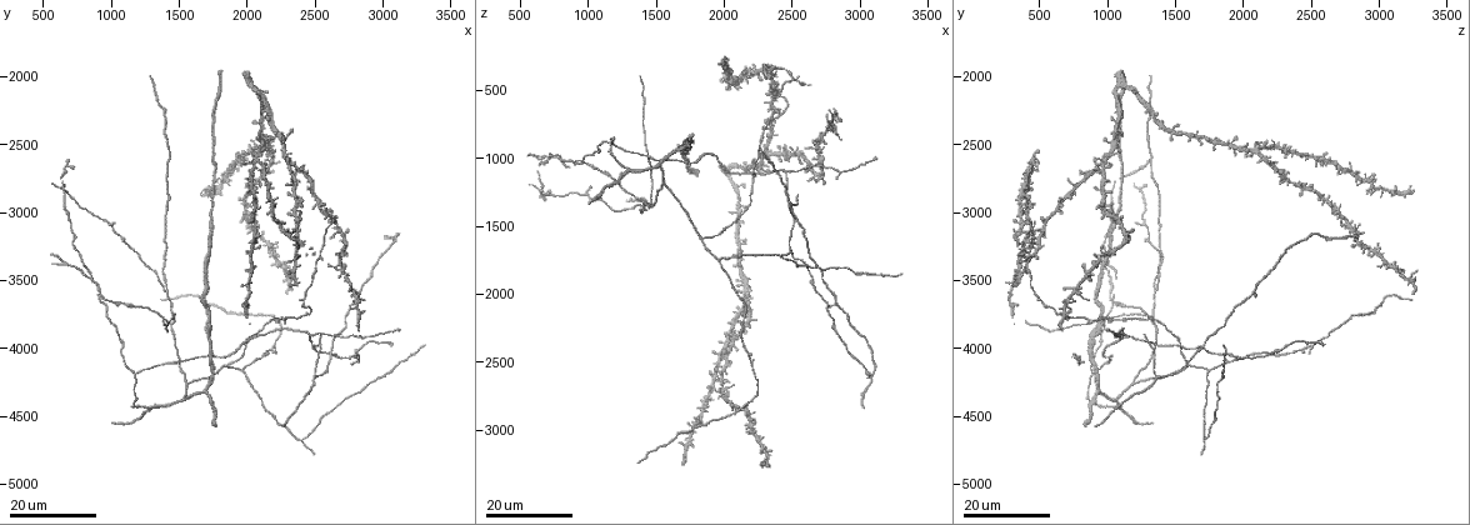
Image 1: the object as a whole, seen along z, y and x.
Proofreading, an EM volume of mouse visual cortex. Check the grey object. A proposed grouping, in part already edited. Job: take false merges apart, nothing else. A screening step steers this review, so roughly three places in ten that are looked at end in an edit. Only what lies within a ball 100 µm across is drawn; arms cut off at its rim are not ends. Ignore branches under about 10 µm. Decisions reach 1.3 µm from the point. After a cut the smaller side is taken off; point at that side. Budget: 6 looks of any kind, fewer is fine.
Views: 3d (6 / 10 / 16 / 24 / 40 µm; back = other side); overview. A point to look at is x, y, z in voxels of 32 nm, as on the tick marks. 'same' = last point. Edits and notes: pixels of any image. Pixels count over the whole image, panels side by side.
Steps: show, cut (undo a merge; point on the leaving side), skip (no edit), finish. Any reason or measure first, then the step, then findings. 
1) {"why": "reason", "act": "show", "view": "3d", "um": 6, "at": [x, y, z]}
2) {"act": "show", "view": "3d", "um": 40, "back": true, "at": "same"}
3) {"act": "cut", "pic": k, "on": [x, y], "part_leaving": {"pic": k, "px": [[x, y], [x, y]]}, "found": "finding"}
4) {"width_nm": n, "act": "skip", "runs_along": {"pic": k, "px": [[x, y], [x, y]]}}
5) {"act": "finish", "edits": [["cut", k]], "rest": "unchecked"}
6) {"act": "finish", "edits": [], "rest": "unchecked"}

{"why": "three-way junction", "act": "show", "view": "3d", "um": 16, "at": [1160, 4180, 900]}

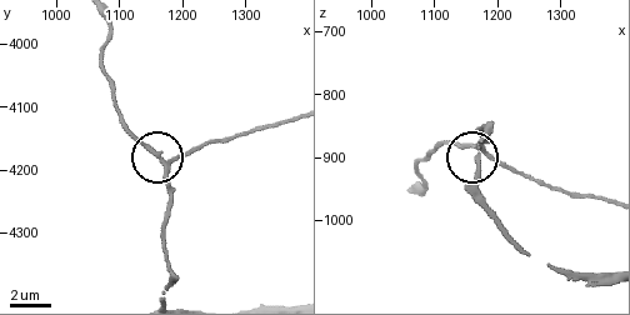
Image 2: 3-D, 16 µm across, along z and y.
{"why": "zoom in", "act": "show", "view": "3d", "um": 10, "at": "same"}

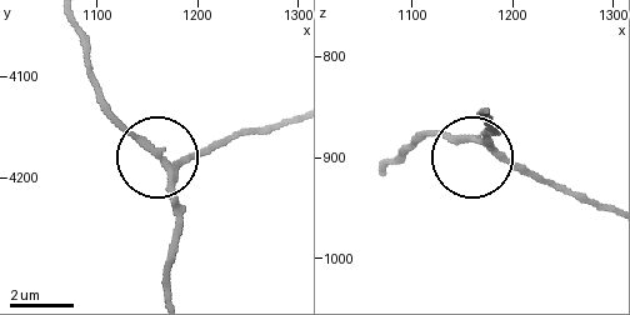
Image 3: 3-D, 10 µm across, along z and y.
{"act": "show", "view": "3d", "um": 10, "back": true, "at": [1174, 4186, 888]}

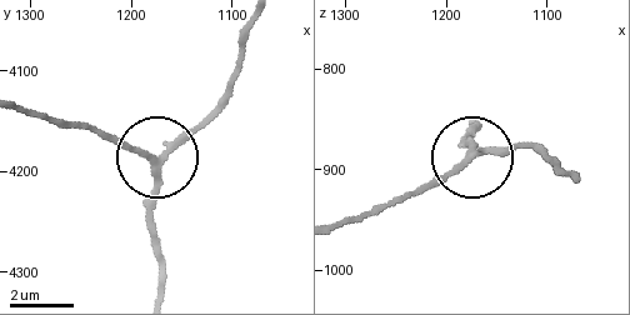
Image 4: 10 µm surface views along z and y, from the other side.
{"arms": 3, "act": "skip", "found": "one neuron here"}

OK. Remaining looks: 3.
{"why": "two arms in line, one across", "act": "show", "view": "3d", "um": 24, "at": [1820, 4140, 1600]}

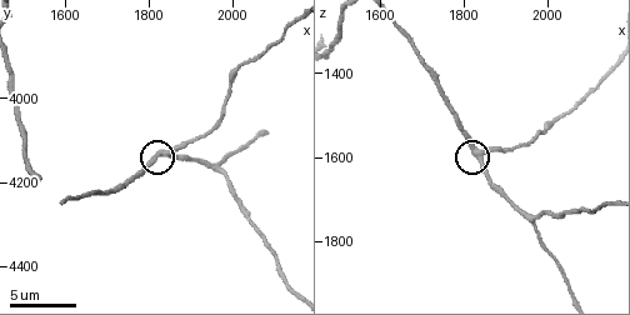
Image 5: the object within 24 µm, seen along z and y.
{"why": "closer look", "act": "show", "view": "3d", "um": 6, "at": [1835, 4125, 1600]}

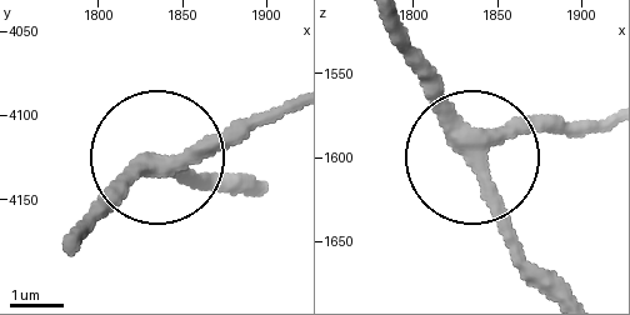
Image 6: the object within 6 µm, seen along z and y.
{"act": "skip", "runs_along": {"pic": 6, "px": [[290, 103], [160, 151], [186, 179], [249, 179]]}, "found": "continuous, no second neuron"}

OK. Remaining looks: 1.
{"act": "finish", "edits": [], "rest": "unchecked"}

